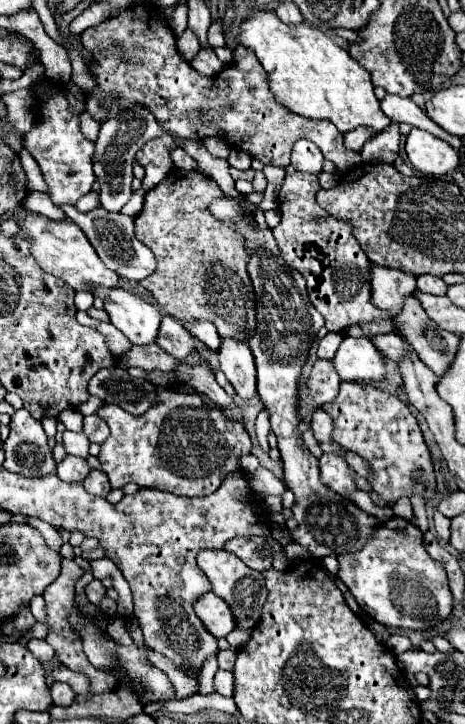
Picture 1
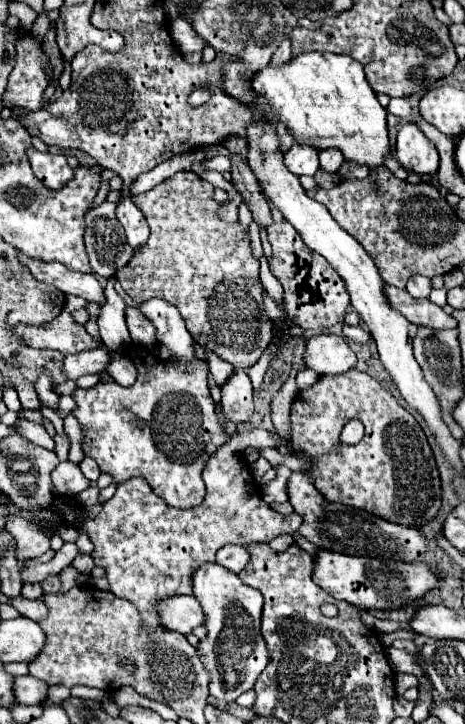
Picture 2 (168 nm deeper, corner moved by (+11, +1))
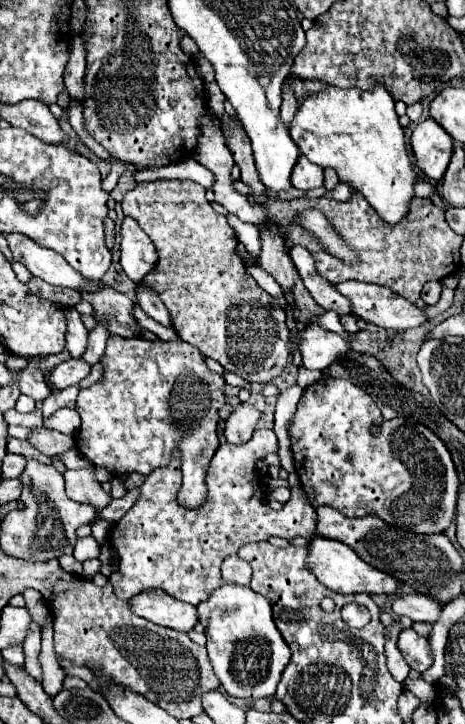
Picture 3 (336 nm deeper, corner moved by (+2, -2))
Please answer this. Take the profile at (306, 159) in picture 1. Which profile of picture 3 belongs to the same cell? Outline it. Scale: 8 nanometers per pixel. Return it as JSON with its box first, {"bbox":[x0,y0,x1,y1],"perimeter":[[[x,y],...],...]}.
{"bbox":[291,156,323,190],"perimeter":[[[299,156],[293,174],[291,174],[291,184],[299,190],[311,190],[323,184],[323,168],[309,162],[305,156]]]}

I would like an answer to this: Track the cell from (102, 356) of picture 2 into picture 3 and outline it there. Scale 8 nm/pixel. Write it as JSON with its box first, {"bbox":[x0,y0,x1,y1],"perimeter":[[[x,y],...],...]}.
{"bbox":[51,360,91,390],"perimeter":[[[67,360],[67,362],[61,362],[59,366],[55,366],[51,370],[51,384],[59,390],[63,388],[69,388],[73,384],[79,384],[83,378],[87,378],[91,374],[91,366],[85,364],[85,360]]]}

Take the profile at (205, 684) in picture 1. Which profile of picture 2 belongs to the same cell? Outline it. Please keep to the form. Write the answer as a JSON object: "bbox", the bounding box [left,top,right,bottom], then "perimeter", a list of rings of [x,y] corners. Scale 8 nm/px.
{"bbox":[156,595,204,635],"perimeter":[[[176,595],[158,601],[156,611],[164,627],[172,631],[180,631],[182,635],[190,633],[194,627],[204,623],[204,613],[200,603],[192,595]]]}

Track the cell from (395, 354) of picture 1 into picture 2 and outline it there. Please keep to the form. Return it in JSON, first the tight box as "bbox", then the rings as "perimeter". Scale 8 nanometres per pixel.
{"bbox":[342,325,370,343],"perimeter":[[[344,325],[344,327],[342,327],[342,333],[344,333],[346,339],[350,339],[350,341],[354,341],[354,343],[366,343],[366,341],[370,341],[370,335],[368,335],[362,327]]]}

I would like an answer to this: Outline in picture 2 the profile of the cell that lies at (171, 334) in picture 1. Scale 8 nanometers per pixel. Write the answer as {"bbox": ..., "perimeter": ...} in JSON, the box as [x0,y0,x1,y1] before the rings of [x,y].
{"bbox":[126,307,156,347],"perimeter":[[[126,307],[126,325],[134,343],[144,347],[152,347],[156,343],[156,333],[152,329],[152,323],[140,313],[138,307]]]}

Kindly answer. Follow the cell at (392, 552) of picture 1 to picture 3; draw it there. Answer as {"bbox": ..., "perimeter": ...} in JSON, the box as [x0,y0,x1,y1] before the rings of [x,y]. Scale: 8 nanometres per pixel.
{"bbox":[307,536,401,594],"perimeter":[[[315,536],[309,544],[307,566],[323,586],[339,594],[397,594],[401,586],[401,582],[395,580],[393,576],[383,574],[381,570],[363,562],[349,546],[321,536]]]}

